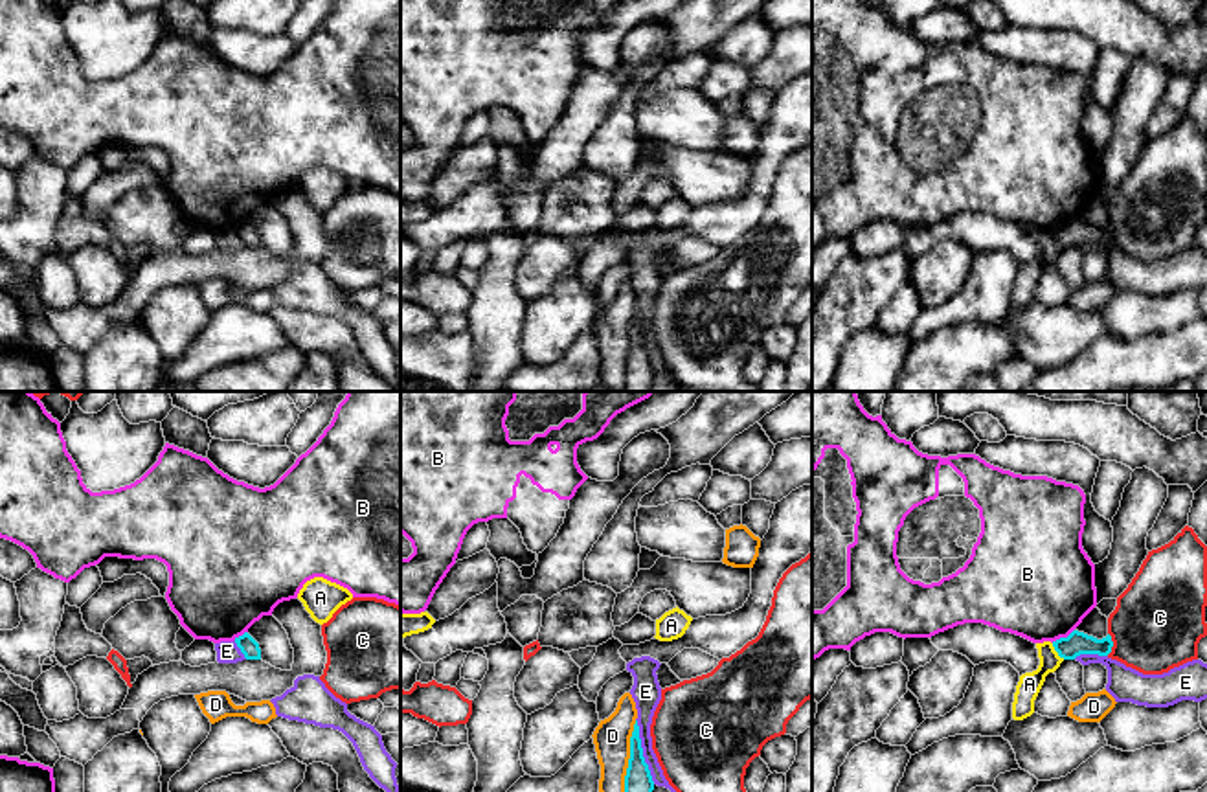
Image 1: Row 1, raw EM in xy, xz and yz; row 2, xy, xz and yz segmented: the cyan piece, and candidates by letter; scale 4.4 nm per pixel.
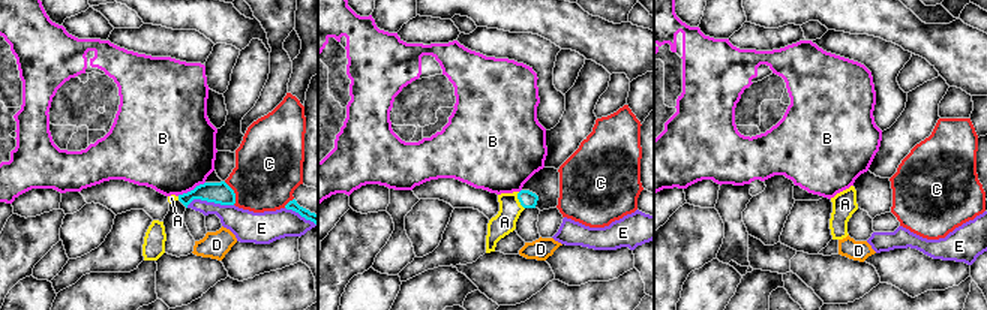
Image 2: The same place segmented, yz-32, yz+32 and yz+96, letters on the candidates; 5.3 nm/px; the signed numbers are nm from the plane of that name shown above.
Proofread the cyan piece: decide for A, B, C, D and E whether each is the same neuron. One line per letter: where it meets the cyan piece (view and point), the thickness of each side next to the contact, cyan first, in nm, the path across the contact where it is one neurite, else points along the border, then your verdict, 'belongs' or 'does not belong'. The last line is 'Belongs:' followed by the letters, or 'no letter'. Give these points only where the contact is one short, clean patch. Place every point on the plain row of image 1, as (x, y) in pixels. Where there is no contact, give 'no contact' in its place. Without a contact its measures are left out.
A: yz (1057, 239) | 100/100 nm | across yz (1075, 232), (1057, 239), (1029, 272) | belongs
B: yz (1062, 226) | 100/460 nm | does not belong
C: yz (1112, 232) | 100/400 nm | does not belong
D: xz (629, 350) | 130/160 nm | does not belong
E: xz (642, 340) | 130/120 nm | does not belong
Belongs: A

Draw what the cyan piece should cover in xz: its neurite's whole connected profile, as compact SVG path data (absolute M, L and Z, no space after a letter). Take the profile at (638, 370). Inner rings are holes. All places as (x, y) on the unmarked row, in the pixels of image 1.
M634 312L630 325L630 347L625 364L625 391L650 391L650 382L654 379L654 369L649 353L643 345L639 314Z

